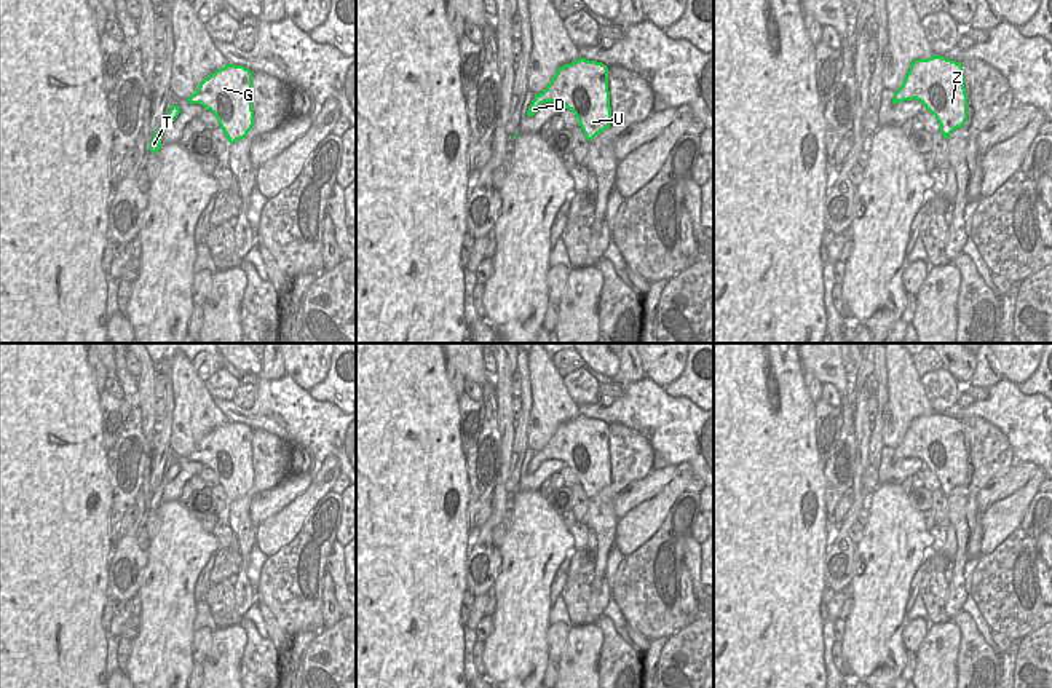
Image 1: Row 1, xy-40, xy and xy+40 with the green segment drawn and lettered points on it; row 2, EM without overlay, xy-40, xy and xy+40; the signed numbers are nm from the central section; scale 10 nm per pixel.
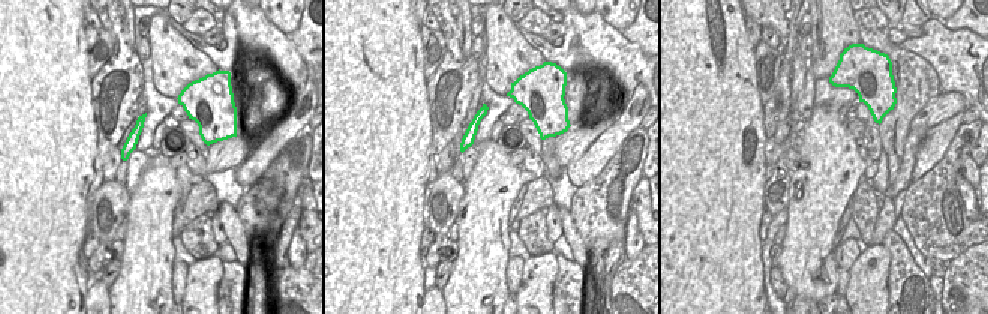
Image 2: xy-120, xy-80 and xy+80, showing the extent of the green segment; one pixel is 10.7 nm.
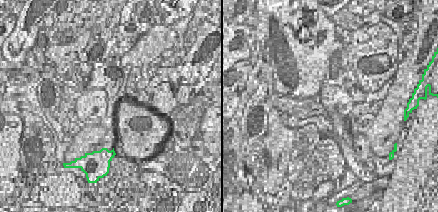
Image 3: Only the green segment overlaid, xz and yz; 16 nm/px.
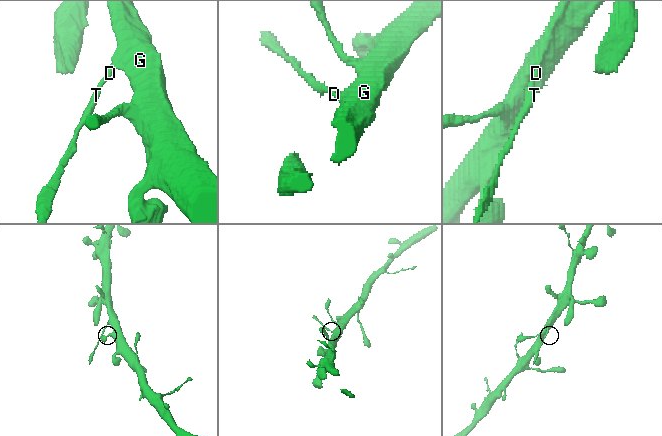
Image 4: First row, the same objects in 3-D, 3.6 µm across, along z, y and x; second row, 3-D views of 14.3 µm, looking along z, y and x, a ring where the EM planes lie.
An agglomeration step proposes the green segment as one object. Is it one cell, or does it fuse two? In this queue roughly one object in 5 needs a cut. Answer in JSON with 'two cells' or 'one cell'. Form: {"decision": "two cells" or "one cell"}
{"decision": "two cells"}

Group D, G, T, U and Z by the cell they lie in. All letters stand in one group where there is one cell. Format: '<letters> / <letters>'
D T / G U Z

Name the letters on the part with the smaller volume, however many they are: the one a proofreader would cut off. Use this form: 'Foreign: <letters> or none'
Foreign: D, T

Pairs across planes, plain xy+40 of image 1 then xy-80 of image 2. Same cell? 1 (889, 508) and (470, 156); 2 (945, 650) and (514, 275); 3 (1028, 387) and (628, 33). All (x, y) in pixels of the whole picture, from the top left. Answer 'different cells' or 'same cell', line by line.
1: different cells
2: different cells
3: same cell

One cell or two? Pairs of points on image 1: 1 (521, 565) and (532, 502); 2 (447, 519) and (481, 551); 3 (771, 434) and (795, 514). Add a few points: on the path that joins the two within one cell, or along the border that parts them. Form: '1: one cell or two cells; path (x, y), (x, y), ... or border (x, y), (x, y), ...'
1: one cell; path (532, 549), (532, 517)
2: two cells; border (468, 556), (466, 588)
3: one cell; path (771, 454), (771, 490), (776, 495)

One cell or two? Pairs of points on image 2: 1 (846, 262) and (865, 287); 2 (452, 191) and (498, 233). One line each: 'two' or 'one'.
1: two
2: two

